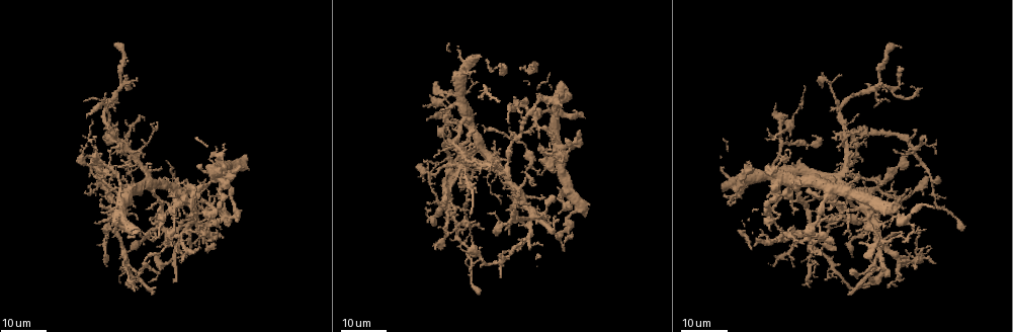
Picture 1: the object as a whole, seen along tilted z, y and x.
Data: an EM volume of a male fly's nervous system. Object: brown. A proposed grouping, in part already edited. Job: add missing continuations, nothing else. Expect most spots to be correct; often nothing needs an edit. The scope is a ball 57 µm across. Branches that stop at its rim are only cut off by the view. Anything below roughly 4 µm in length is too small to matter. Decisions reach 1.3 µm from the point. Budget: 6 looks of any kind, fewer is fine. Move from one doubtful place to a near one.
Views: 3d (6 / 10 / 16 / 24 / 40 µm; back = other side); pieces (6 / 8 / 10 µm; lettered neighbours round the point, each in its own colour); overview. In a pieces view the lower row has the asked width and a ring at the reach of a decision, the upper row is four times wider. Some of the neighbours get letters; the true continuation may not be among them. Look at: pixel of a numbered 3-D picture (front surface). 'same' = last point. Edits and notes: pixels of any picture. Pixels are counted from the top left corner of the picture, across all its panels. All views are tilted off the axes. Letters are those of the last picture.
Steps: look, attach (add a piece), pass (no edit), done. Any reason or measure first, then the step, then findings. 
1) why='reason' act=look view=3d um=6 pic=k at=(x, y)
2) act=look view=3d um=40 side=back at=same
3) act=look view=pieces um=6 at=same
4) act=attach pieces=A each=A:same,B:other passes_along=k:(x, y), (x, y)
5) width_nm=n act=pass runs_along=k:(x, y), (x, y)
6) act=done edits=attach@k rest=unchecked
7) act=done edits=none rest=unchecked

why='an open end' act=look view=3d um=16 pic=1 at=(443, 219)

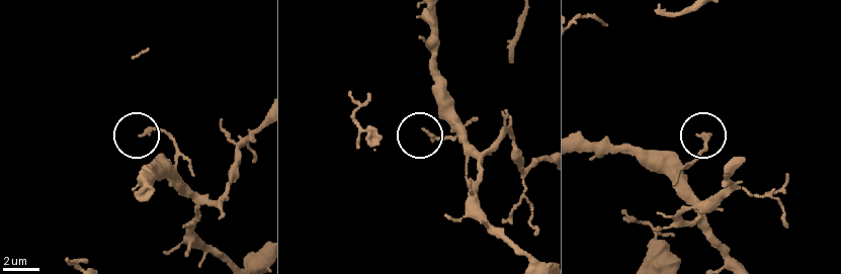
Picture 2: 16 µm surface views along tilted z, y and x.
act=look view=pieces um=8 pic=2 at=(142, 134)

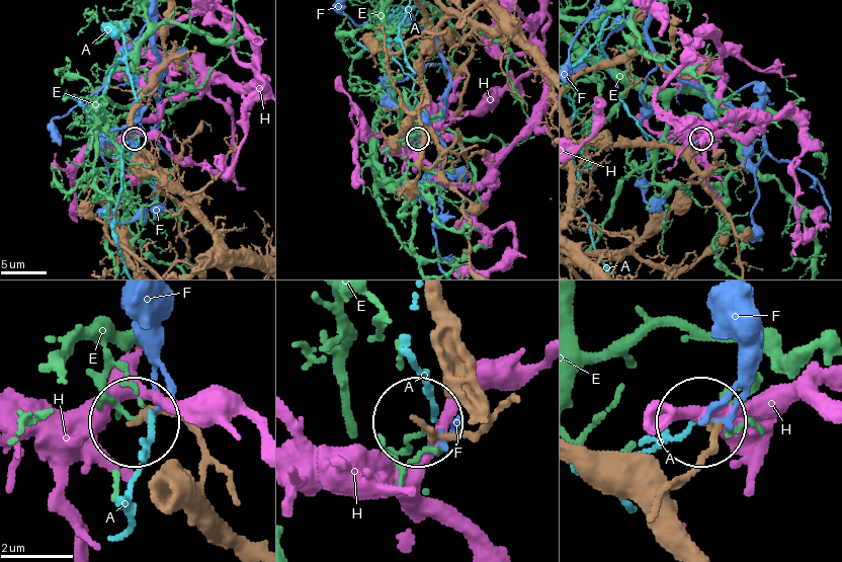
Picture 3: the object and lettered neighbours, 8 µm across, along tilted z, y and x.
width_nm=180 act=pass each=A:other,E:other,F:other,H:other found='no lettered piece goes on from it'

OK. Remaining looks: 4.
why='thin end' act=look view=3d um=16 pic=1 at=(543, 196)

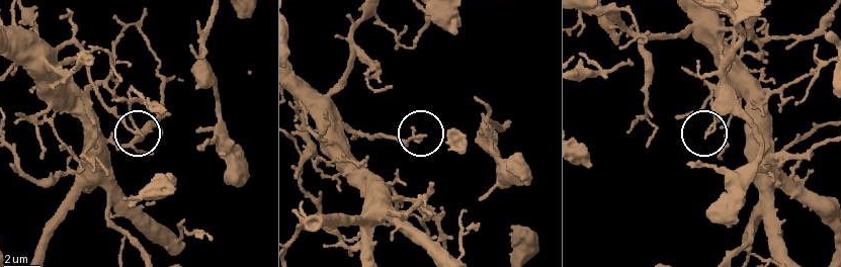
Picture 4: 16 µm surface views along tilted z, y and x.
why='see the neighbours' act=look view=pieces um=10 pic=4 at=(141, 133)

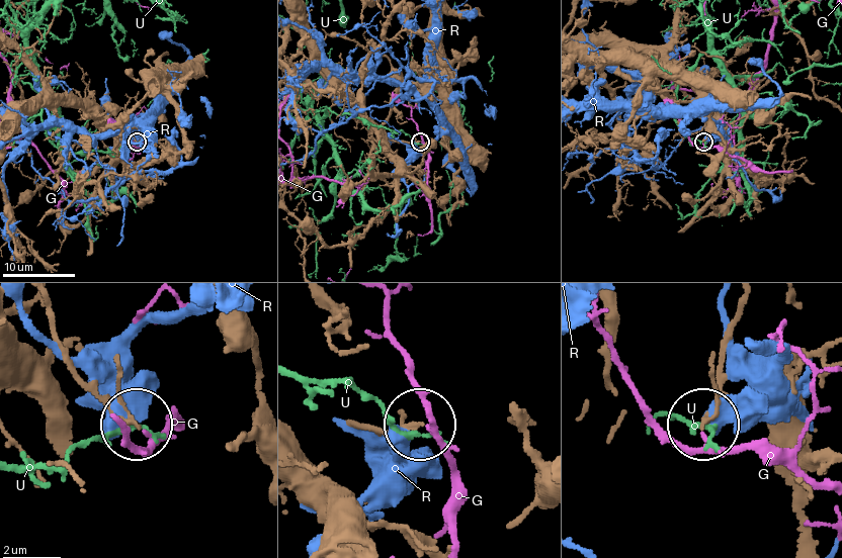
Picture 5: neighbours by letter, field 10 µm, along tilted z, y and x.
width_nm=180 act=pass each=G:other,R:other,U:other runs_along=5:(741, 302), (706, 424) found='none of them fits'

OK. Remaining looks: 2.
why='free end' act=look view=3d um=16 pic=1 at=(538, 143)

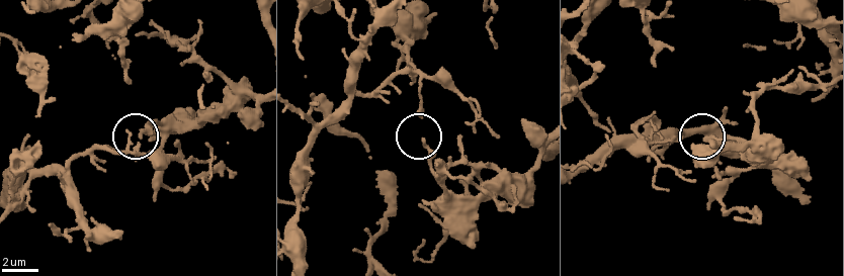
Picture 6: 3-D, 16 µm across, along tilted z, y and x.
act=look view=pieces um=6 pic=6 at=(141, 135)

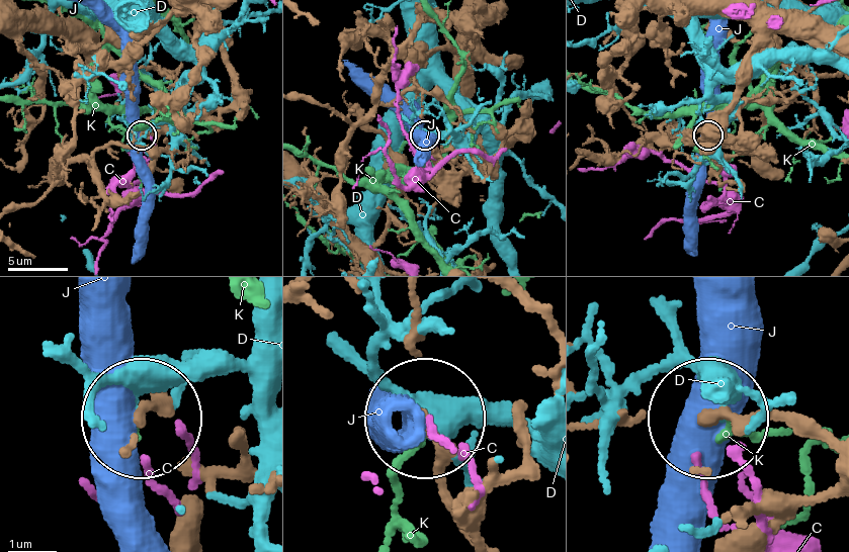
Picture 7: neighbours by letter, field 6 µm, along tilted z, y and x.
act=pass each=C:other,D:other,J:other,K:other runs_along=7:(833, 451), (773, 417), (716, 418) found='no lettered piece goes on from it'

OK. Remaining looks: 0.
act=done edits=none rest=unchecked

